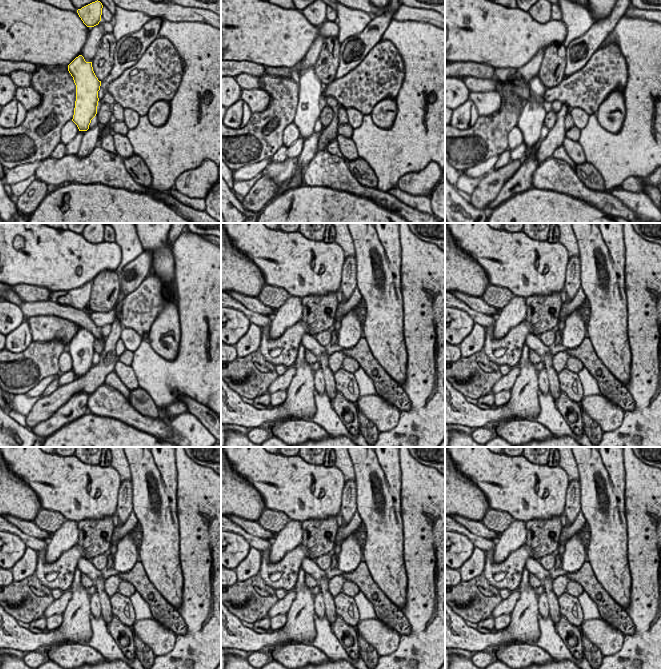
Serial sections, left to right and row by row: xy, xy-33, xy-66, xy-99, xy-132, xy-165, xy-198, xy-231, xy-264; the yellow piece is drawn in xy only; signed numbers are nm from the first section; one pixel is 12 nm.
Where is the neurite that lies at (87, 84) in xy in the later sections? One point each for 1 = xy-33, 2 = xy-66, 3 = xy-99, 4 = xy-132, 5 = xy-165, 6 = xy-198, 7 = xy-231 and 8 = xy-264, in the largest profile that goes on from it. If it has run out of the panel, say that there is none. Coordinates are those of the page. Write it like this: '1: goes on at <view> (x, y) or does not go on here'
1: goes on at xy-33 (309, 108)
2: goes on at xy-66 (532, 115)
3: goes on at xy-99 (81, 348)
4: goes on at xy-132 (302, 392)
5: goes on at xy-165 (526, 392)
6: goes on at xy-198 (78, 616)
7: goes on at xy-231 (302, 616)
8: goes on at xy-264 (526, 616)

